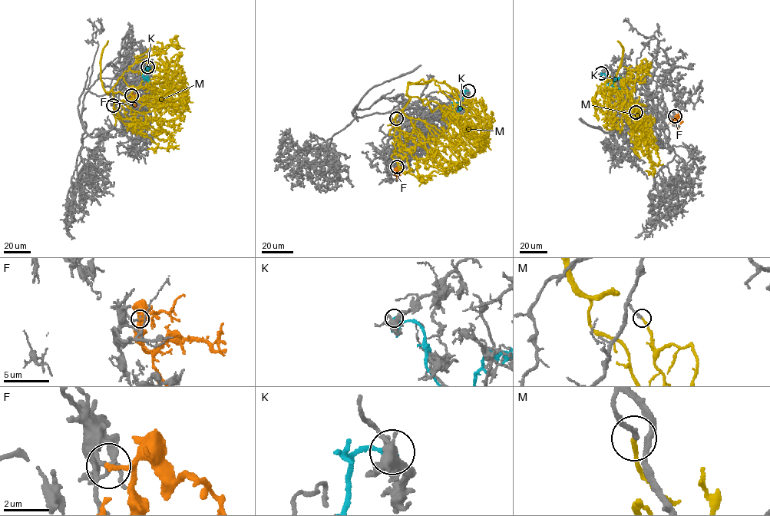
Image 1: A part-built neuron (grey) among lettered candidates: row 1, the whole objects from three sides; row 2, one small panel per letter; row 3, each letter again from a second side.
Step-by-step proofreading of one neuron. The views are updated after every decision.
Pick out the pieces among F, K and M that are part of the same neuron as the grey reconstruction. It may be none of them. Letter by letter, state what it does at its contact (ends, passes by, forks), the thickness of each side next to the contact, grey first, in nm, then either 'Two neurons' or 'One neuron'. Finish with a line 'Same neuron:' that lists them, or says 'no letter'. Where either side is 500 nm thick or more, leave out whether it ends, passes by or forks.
F: It ends there. Thickness 100 nm (grey) against 200 nm. Two neurons
K: It ends there. Thickness 400 nm (grey) against 180 nm. Two neurons
M: It ends there. Thickness 180 nm (grey) against 180 nm. Two neurons
Same neuron: no letter

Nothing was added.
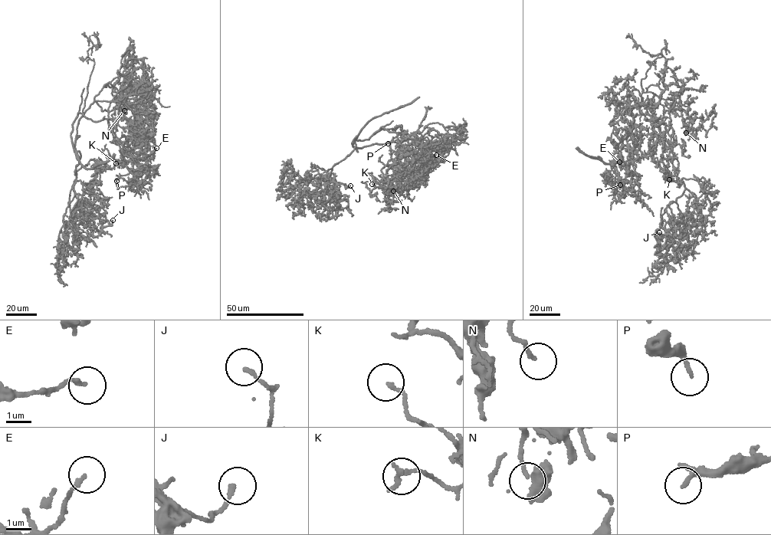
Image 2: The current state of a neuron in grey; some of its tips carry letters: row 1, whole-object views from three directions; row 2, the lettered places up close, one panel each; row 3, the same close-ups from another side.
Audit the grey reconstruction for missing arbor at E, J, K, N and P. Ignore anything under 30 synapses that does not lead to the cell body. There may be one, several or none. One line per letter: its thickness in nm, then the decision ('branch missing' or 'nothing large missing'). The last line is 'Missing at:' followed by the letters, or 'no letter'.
E: calibre 130 nm; nothing large missing
J: calibre 140 nm; nothing large missing
K: calibre 130 nm; nothing large missing
N: calibre 130 nm; nothing large missing
P: calibre 110 nm; nothing large missing
Missing at: no letter

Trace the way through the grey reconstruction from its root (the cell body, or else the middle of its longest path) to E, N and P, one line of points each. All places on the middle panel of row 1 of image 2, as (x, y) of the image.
E: (353, 142), (369, 139), (384, 126), (397, 133), (398, 139), (404, 139), (403, 133), (409, 143), (436, 155)
N: (353, 142), (359, 148), (393, 141), (401, 146), (395, 174), (399, 182), (393, 191)
P: (353, 142), (384, 126), (397, 133), (395, 146), (403, 148), (397, 150), (406, 155), (397, 140), (388, 143)

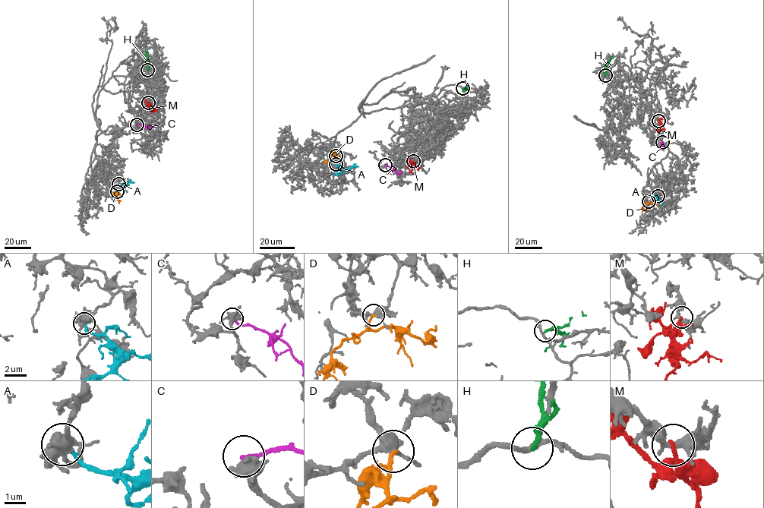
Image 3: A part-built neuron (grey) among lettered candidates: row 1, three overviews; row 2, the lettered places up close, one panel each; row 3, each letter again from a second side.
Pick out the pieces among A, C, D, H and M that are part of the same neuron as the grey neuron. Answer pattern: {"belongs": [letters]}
{"belongs": ["D"]}

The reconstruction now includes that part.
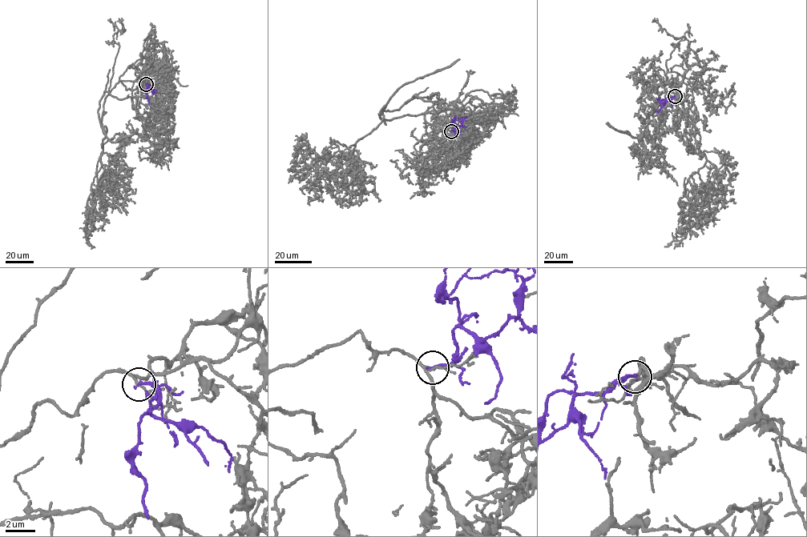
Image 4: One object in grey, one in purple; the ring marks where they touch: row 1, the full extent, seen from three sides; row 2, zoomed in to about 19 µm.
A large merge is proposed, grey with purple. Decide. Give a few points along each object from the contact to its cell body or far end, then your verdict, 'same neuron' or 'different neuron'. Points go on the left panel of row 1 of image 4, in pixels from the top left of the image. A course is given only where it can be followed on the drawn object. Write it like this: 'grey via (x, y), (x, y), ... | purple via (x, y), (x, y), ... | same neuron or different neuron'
grey via (147, 84), (127, 90), (119, 81), (104, 102), (102, 166), (91, 184), (95, 202), (86, 225), (91, 248) | purple via (147, 84), (149, 104) | different neuron

